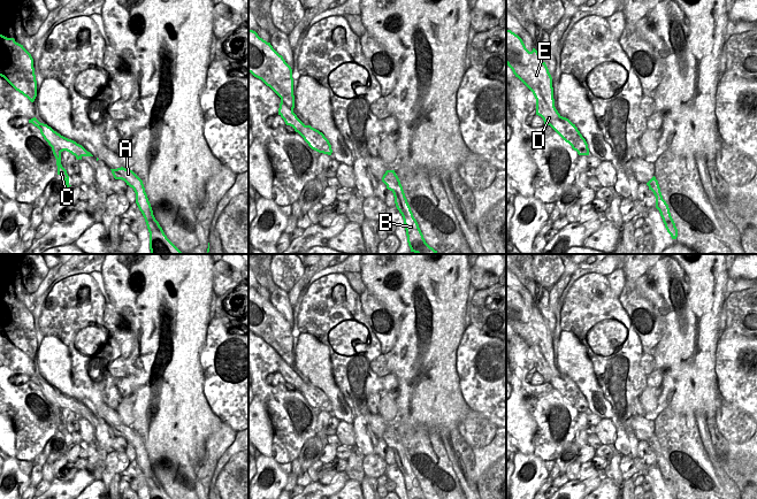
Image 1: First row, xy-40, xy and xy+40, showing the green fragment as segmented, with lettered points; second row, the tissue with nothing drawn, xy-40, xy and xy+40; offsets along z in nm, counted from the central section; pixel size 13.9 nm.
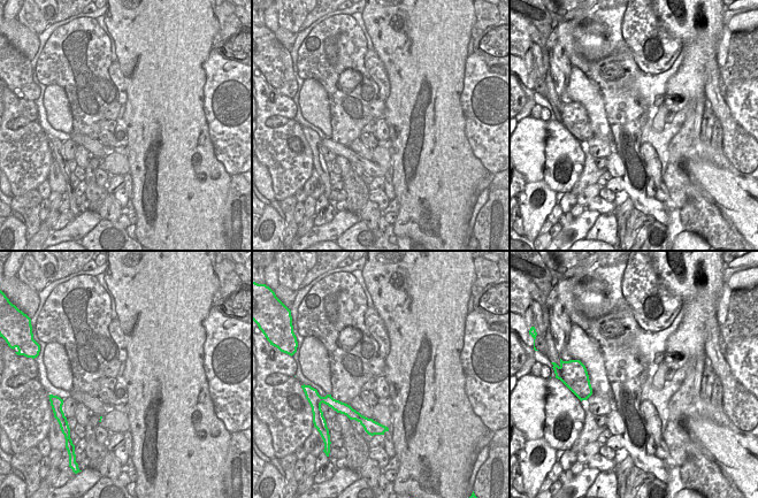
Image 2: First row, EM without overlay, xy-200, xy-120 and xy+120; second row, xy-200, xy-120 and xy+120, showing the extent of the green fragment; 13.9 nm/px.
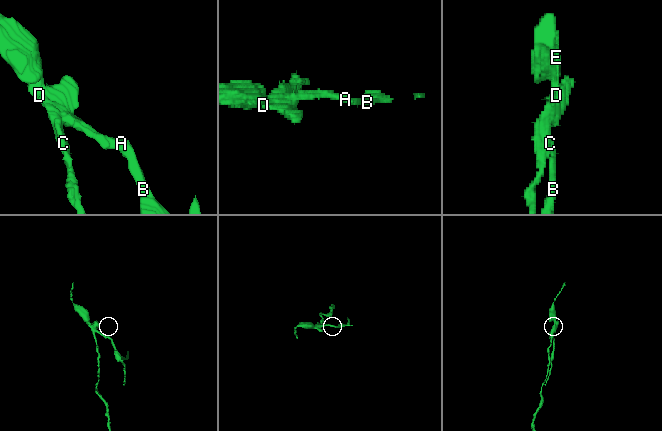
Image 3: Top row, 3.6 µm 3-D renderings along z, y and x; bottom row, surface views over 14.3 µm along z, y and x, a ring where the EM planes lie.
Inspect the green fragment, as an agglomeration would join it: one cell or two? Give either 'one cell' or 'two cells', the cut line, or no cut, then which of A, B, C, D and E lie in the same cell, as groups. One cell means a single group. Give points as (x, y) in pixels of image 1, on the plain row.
two cells; cut in xy+40 along (551, 383), (559, 378), (570, 386), (574, 394), (581, 394); A B / C D E

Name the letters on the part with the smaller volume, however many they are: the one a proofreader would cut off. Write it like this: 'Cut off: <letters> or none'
Cut off: A, B

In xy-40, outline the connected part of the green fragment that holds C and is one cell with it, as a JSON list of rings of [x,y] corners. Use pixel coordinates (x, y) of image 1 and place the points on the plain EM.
[[[41,384],[40,389],[44,397],[48,400],[48,402],[52,405],[53,412],[56,416],[56,423],[58,423],[58,432],[60,432],[64,437],[64,442],[67,444],[67,447],[69,444],[69,433],[67,431],[67,428],[61,422],[61,408],[59,407],[56,402],[56,396],[64,396],[60,391],[55,390],[51,384]]]

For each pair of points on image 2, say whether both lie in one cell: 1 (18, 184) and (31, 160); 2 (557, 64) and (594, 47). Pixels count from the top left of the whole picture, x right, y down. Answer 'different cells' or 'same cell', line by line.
1: same cell
2: different cells

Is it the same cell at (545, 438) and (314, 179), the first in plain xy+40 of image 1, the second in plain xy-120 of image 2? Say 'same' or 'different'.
different

